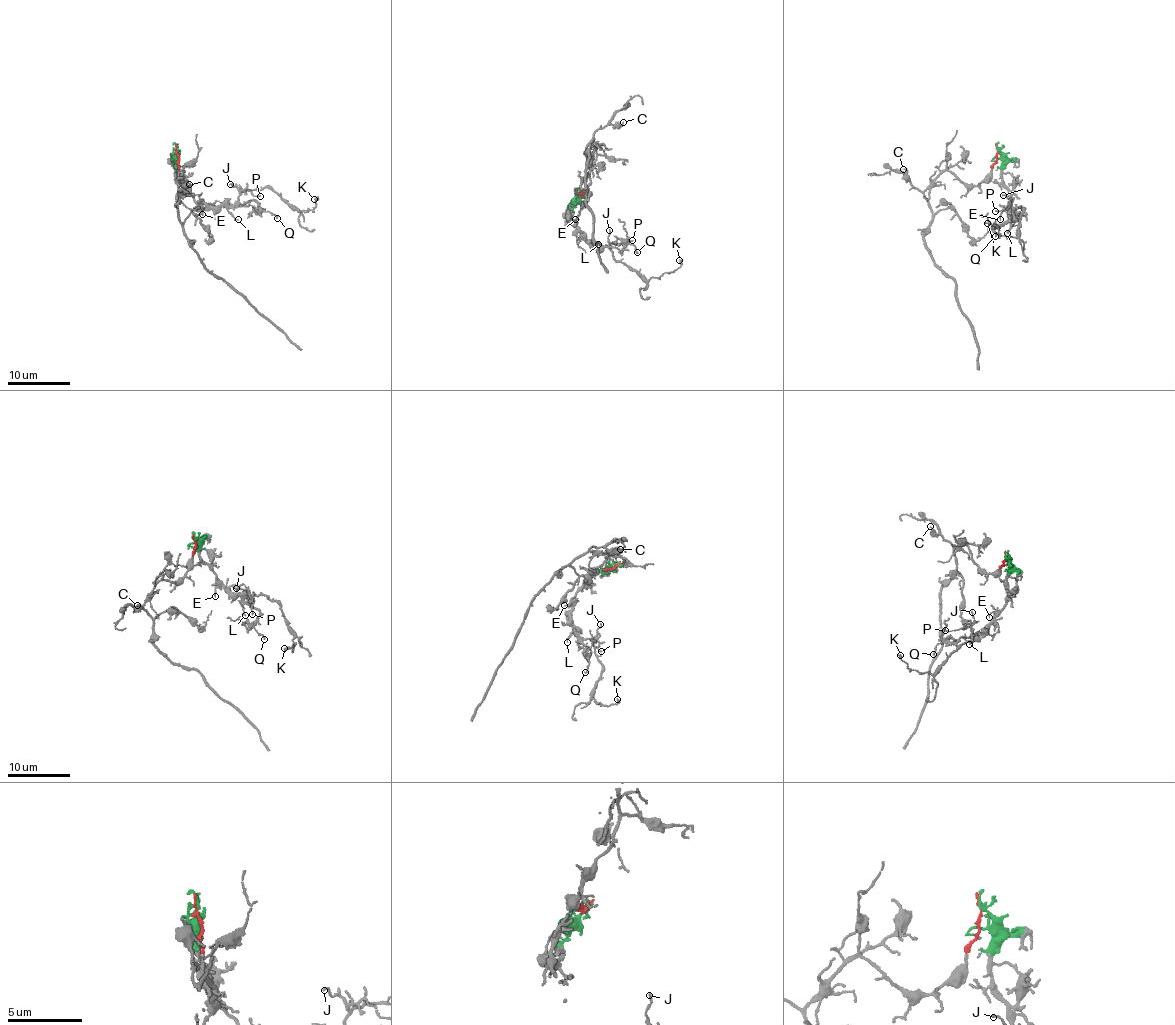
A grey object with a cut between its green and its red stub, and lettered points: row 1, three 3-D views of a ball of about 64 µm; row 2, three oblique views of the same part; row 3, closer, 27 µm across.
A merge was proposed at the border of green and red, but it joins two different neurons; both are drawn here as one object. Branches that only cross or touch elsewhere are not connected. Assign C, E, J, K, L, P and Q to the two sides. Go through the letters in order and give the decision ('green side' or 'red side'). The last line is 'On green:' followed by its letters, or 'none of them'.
C: red side
E: green side
J: green side
K: green side
L: green side
P: green side
Q: green side
On green: E, J, K, L, P, Q

